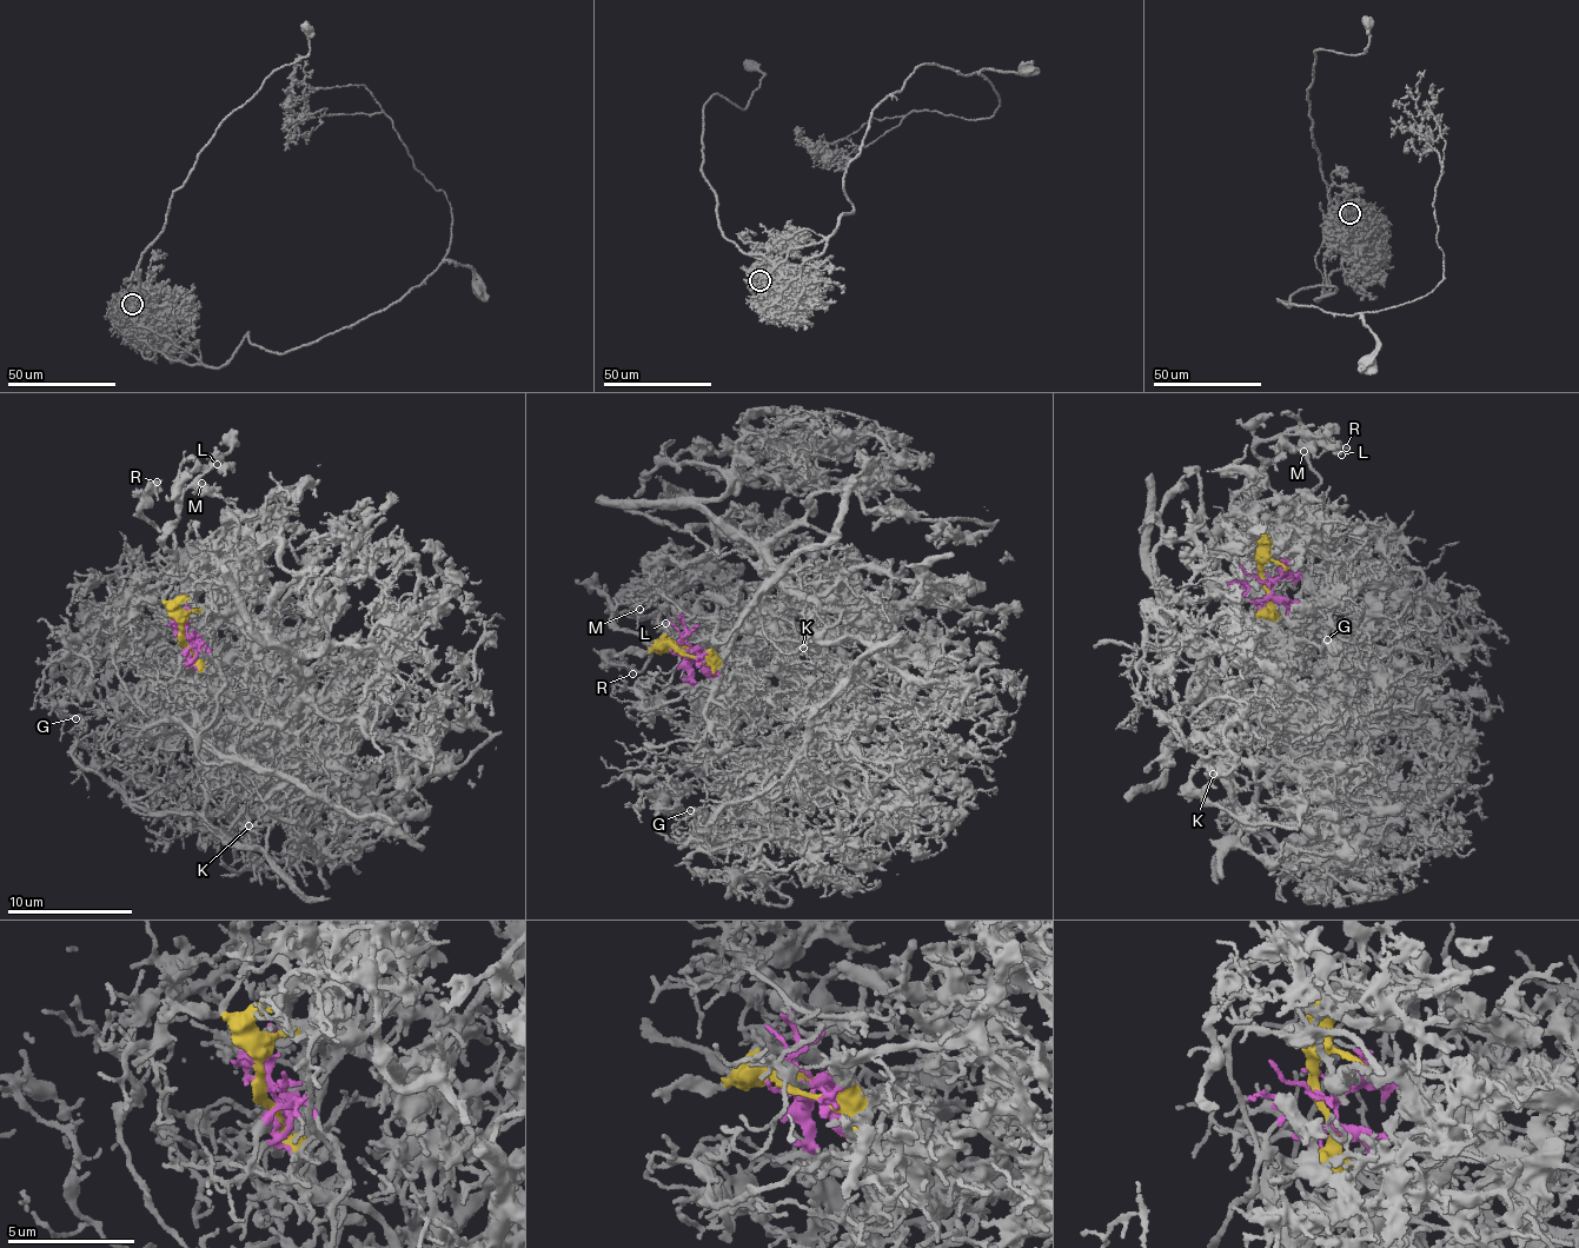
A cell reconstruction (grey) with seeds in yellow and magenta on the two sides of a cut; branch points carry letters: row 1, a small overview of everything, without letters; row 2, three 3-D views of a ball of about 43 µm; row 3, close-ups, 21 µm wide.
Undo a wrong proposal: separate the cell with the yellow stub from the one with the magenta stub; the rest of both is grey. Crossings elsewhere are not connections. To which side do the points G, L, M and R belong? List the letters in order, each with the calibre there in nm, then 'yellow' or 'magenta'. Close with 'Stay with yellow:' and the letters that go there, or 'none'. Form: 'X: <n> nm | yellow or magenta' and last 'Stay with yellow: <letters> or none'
G: 100 nm | magenta
L: 340 nm | yellow
M: 240 nm | yellow
R: 130 nm | yellow
Stay with yellow: L, M, R

